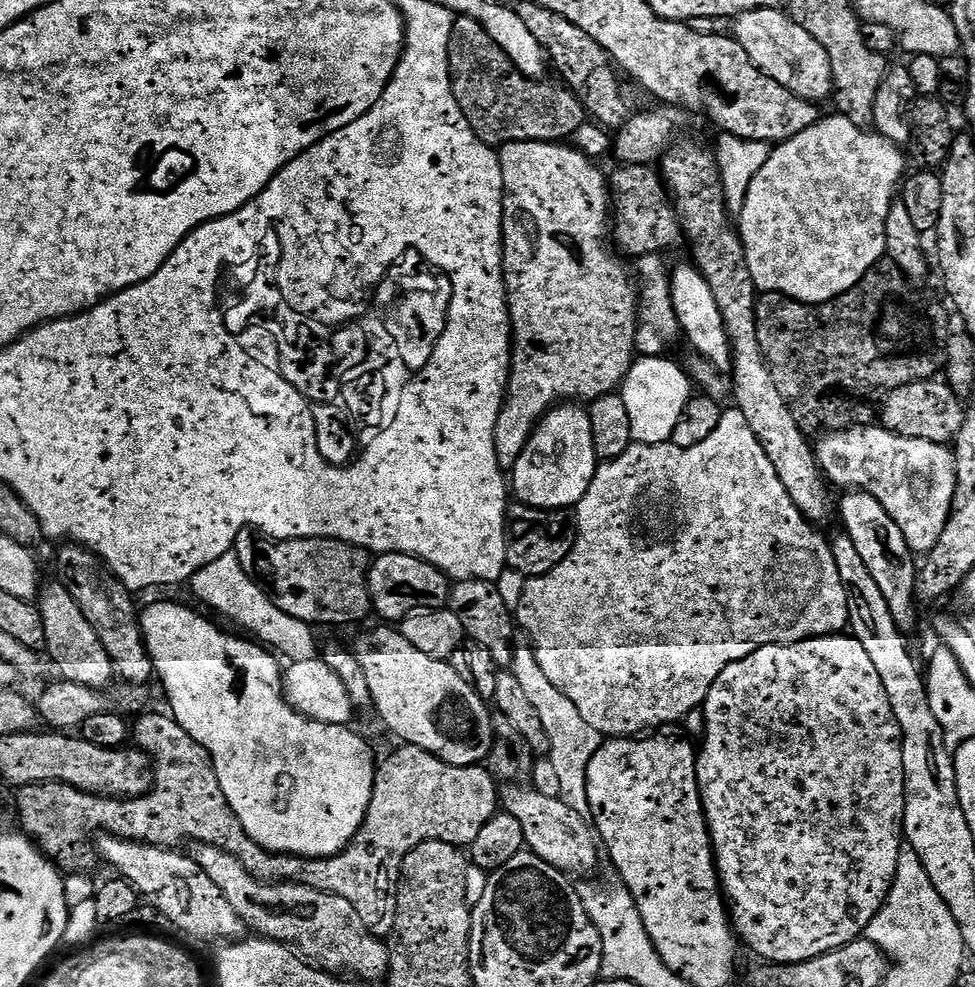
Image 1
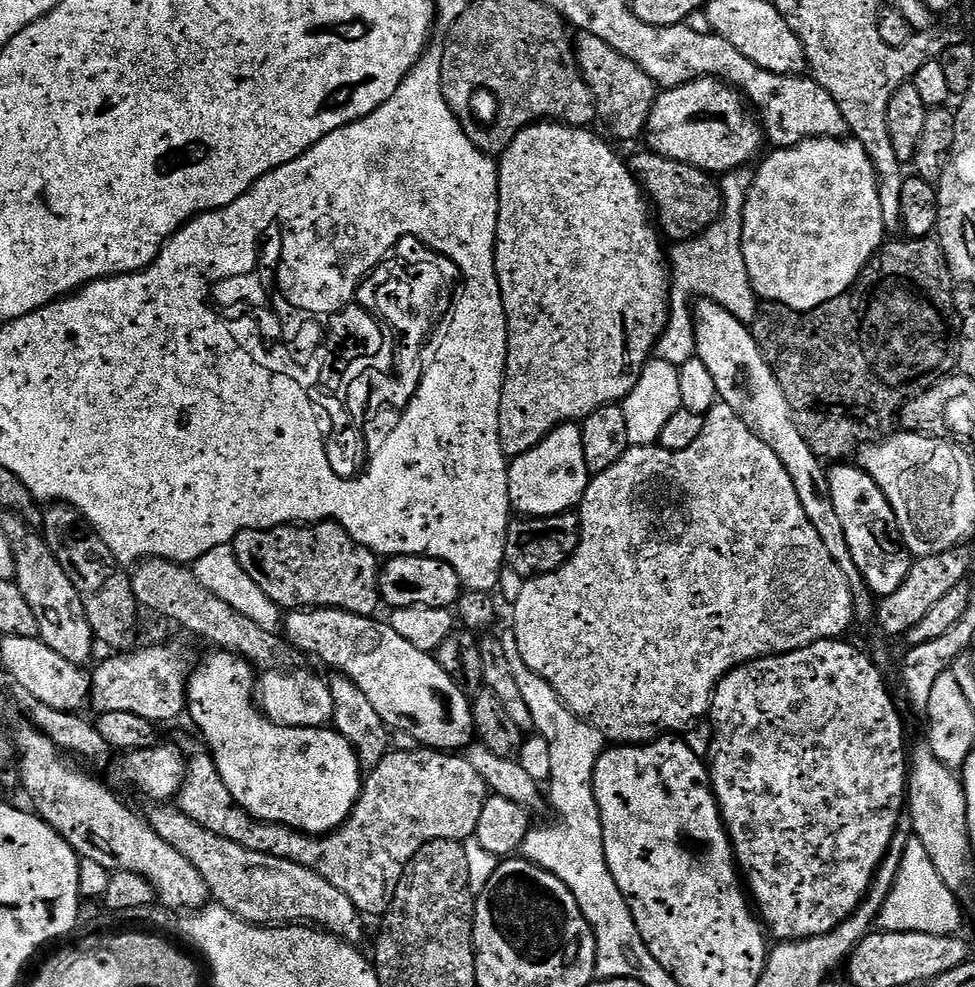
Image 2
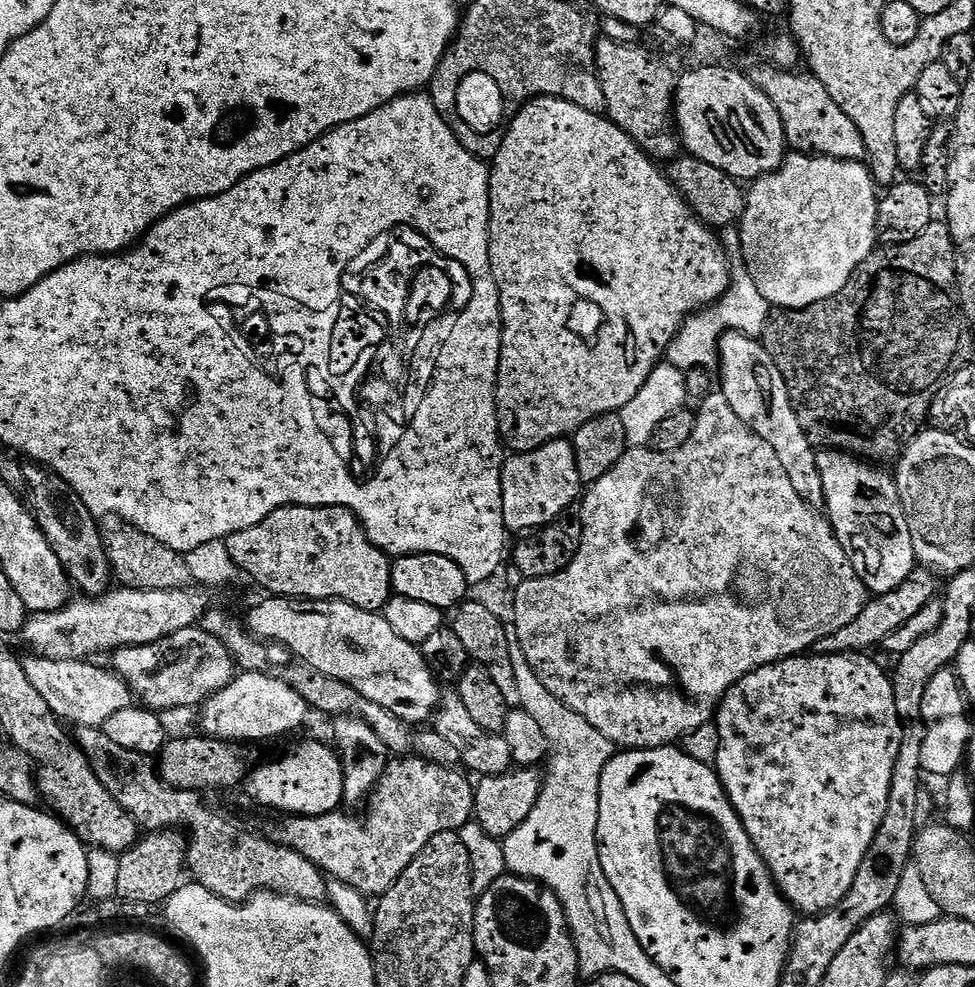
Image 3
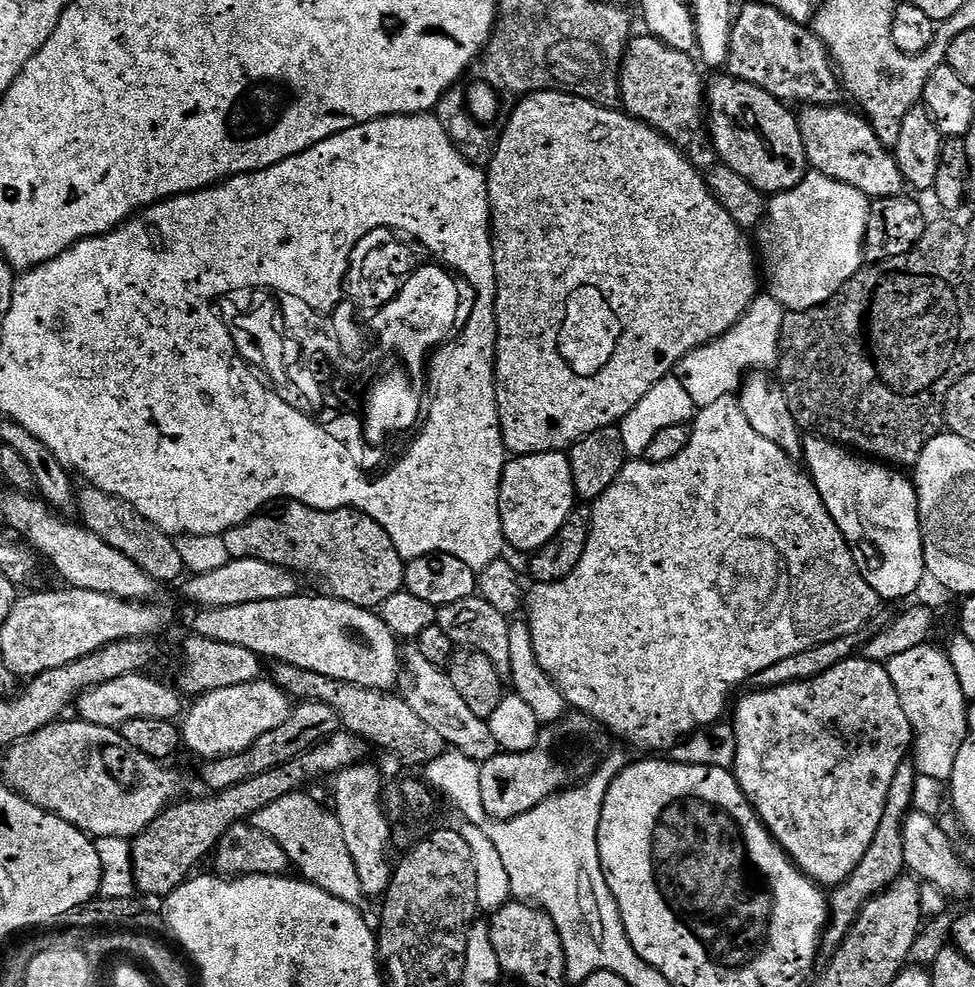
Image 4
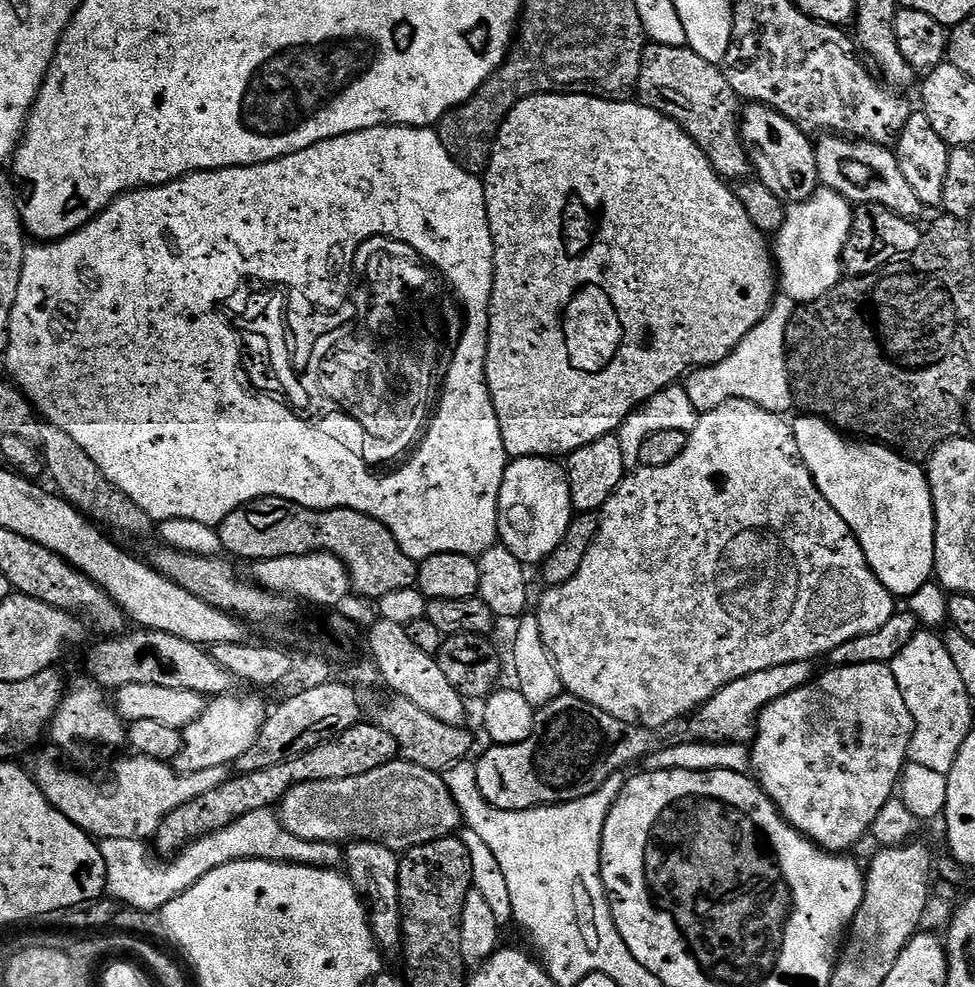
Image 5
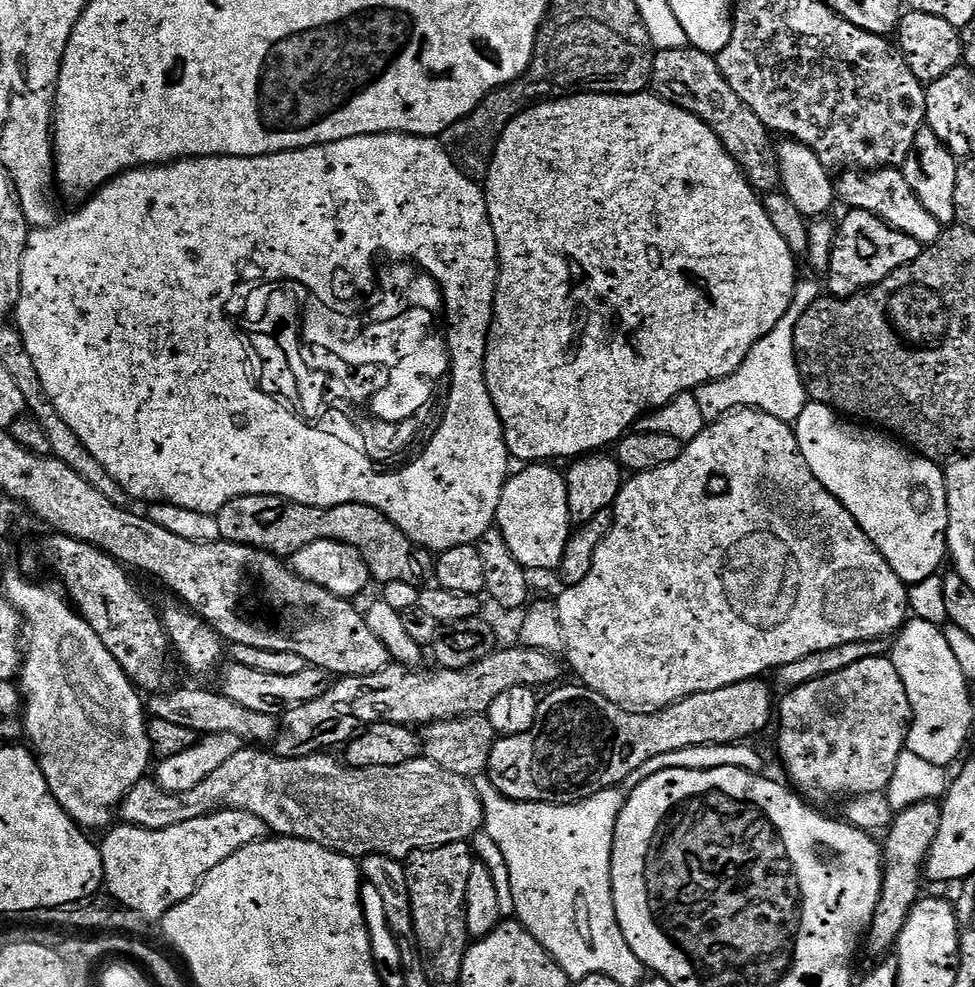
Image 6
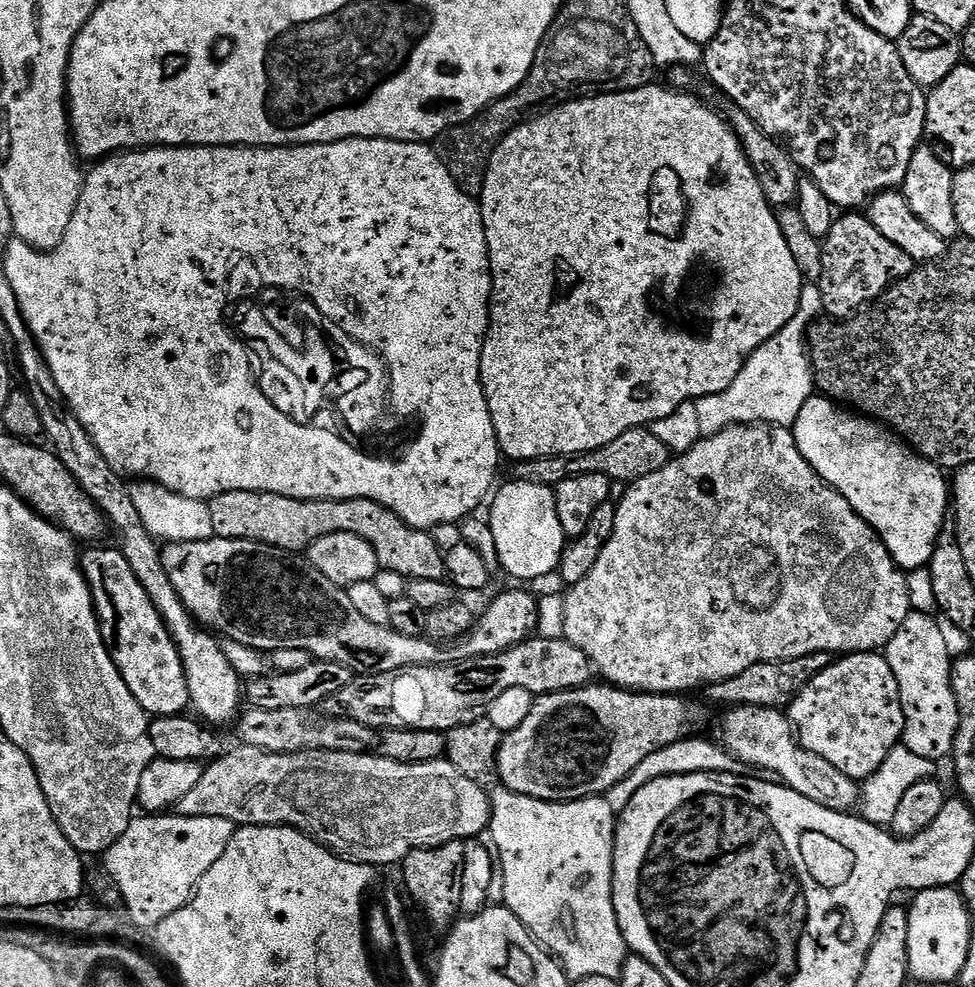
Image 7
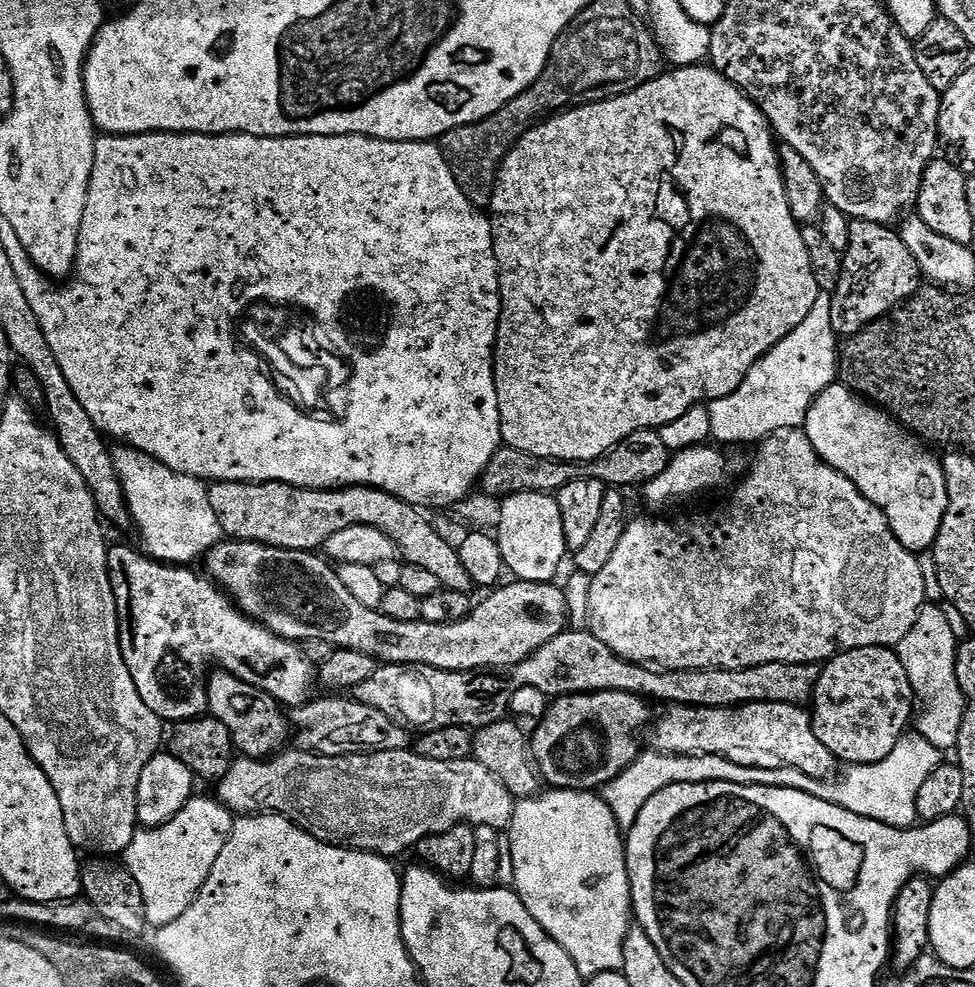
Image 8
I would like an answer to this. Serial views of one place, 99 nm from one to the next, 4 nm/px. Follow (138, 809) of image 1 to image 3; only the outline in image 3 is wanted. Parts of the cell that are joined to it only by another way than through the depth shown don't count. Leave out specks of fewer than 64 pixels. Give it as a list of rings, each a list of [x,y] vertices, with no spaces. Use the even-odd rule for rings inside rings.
[[[415,754],[393,759],[363,805],[364,817],[347,816],[344,810],[328,812],[324,816],[291,816],[283,819],[285,821],[282,824],[270,825],[266,835],[275,844],[281,844],[314,862],[314,866],[318,866],[325,877],[346,882],[346,886],[354,886],[354,890],[358,890],[365,898],[379,898],[388,893],[388,888],[394,886],[394,882],[398,882],[406,866],[410,866],[410,862],[424,849],[426,842],[434,838],[434,834],[459,832],[473,819],[476,811],[473,781],[468,781],[469,777],[463,771],[456,771],[460,770],[447,764],[431,764]]]

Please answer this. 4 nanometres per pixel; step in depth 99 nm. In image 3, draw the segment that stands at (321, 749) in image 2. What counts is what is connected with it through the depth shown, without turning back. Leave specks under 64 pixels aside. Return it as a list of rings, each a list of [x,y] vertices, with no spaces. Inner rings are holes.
[[[304,740],[274,764],[253,767],[248,774],[246,789],[249,798],[257,800],[262,807],[277,808],[289,817],[324,816],[341,807],[344,799],[343,773],[335,747],[328,745],[327,748],[316,740]]]

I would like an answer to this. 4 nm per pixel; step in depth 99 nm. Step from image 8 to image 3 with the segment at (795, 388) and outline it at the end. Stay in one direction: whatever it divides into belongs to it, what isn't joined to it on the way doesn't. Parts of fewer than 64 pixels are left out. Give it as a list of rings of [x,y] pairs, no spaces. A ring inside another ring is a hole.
[[[743,266],[732,268],[732,286],[724,295],[722,303],[717,302],[699,312],[693,312],[681,326],[680,332],[670,342],[666,350],[667,363],[692,374],[695,368],[717,367],[720,359],[720,341],[729,332],[741,332],[743,336],[760,338],[768,331],[768,322],[774,309],[766,298],[762,298],[762,290],[754,286],[754,278],[750,278],[748,269]]]

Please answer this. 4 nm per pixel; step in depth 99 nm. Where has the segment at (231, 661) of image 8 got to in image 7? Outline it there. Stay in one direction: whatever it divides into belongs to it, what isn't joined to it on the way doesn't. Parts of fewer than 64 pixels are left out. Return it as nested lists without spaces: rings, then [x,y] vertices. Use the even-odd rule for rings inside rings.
[[[114,546],[106,550],[86,550],[81,568],[89,581],[96,582],[100,578],[104,583],[105,594],[112,596],[112,608],[116,611],[114,659],[137,702],[145,712],[156,718],[181,715],[190,704],[183,660],[164,620],[148,597],[142,582],[135,576],[130,562],[121,549]]]

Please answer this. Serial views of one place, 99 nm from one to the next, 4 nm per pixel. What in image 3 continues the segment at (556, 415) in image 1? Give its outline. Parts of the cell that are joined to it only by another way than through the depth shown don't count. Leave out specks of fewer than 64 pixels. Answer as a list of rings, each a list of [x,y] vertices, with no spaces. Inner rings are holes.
[[[571,439],[555,440],[538,450],[509,455],[502,470],[504,527],[509,533],[527,534],[553,524],[567,513],[564,511],[572,503],[577,503],[581,492],[582,485]]]

